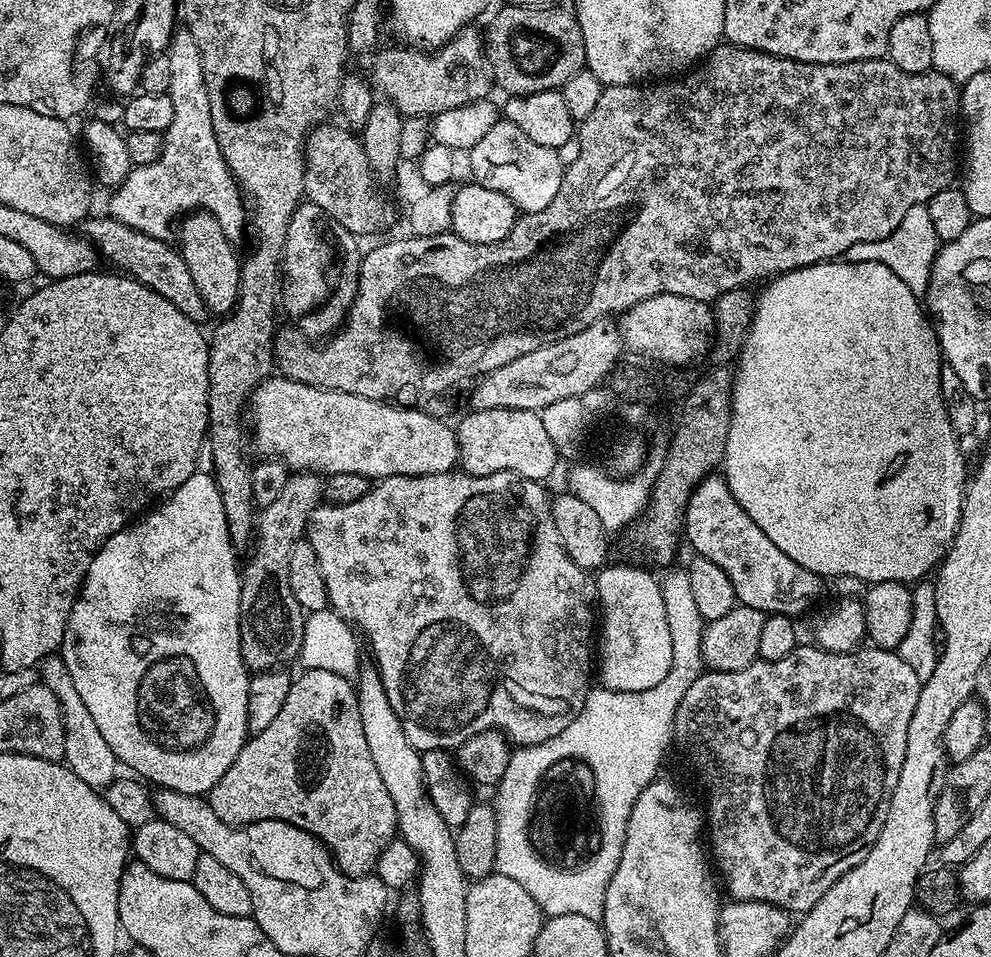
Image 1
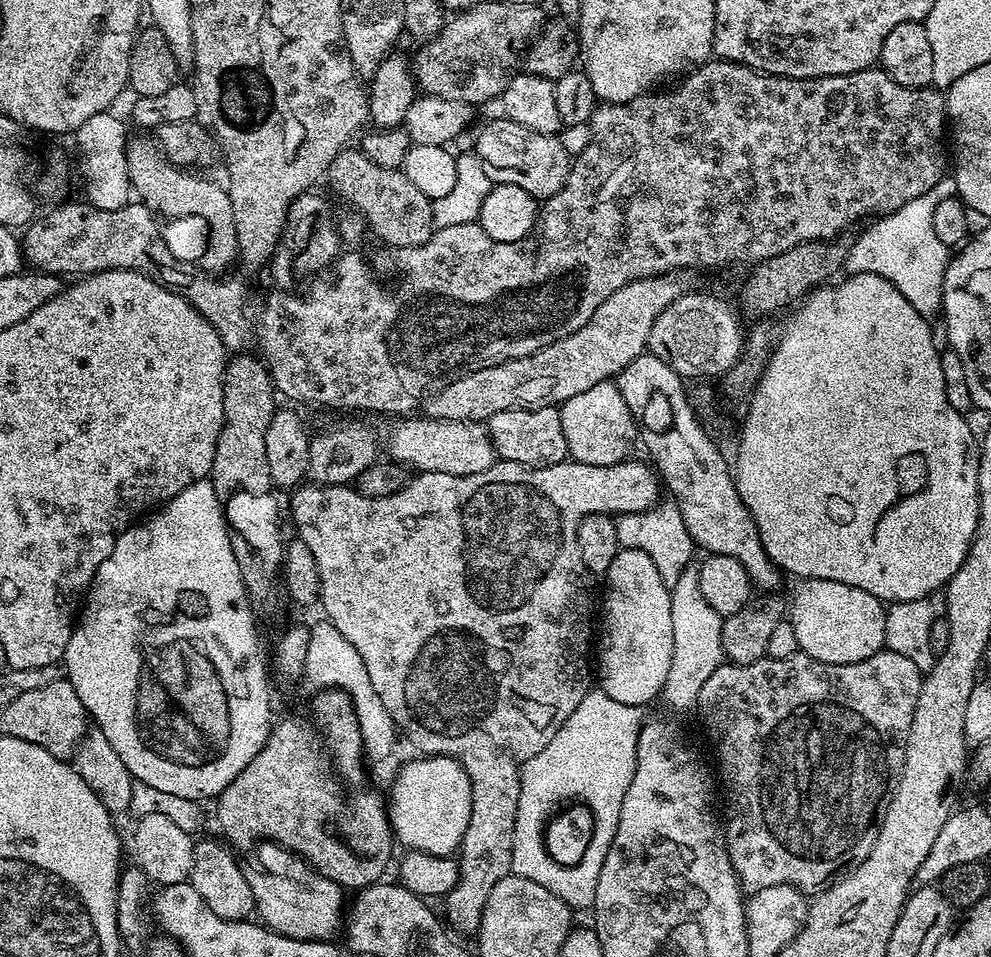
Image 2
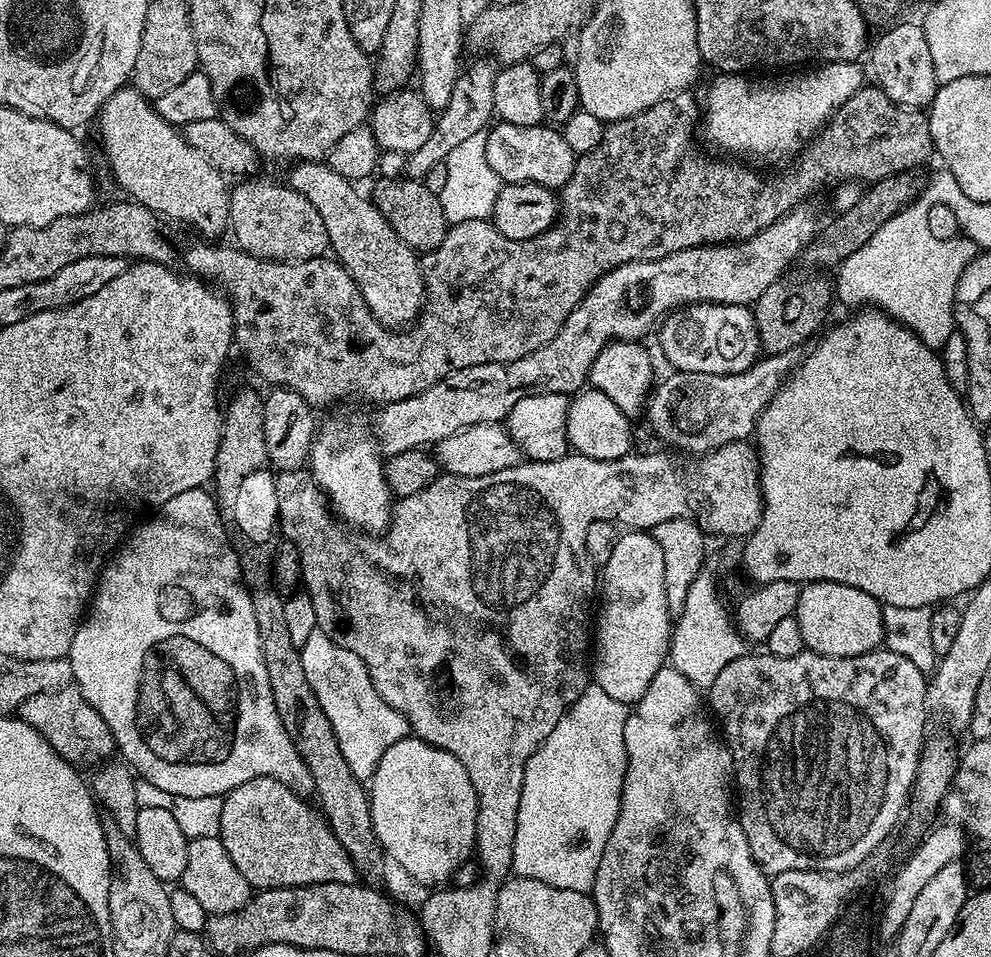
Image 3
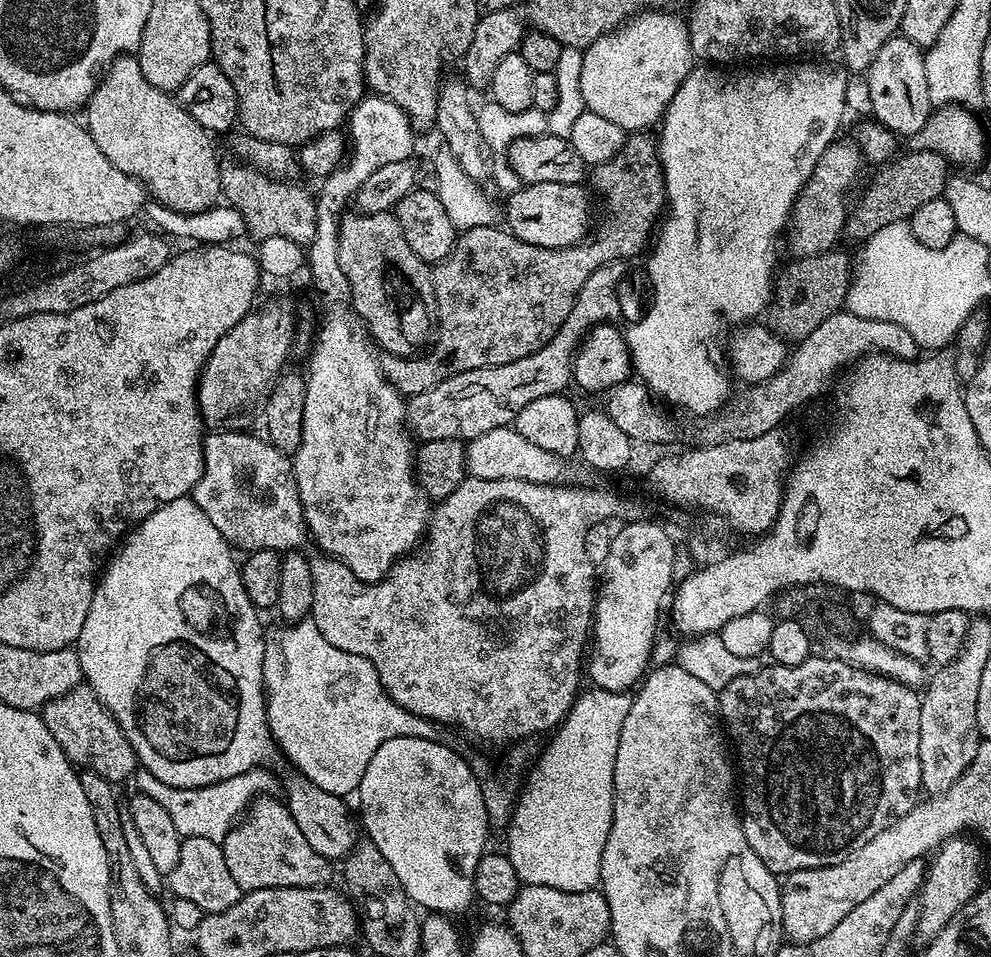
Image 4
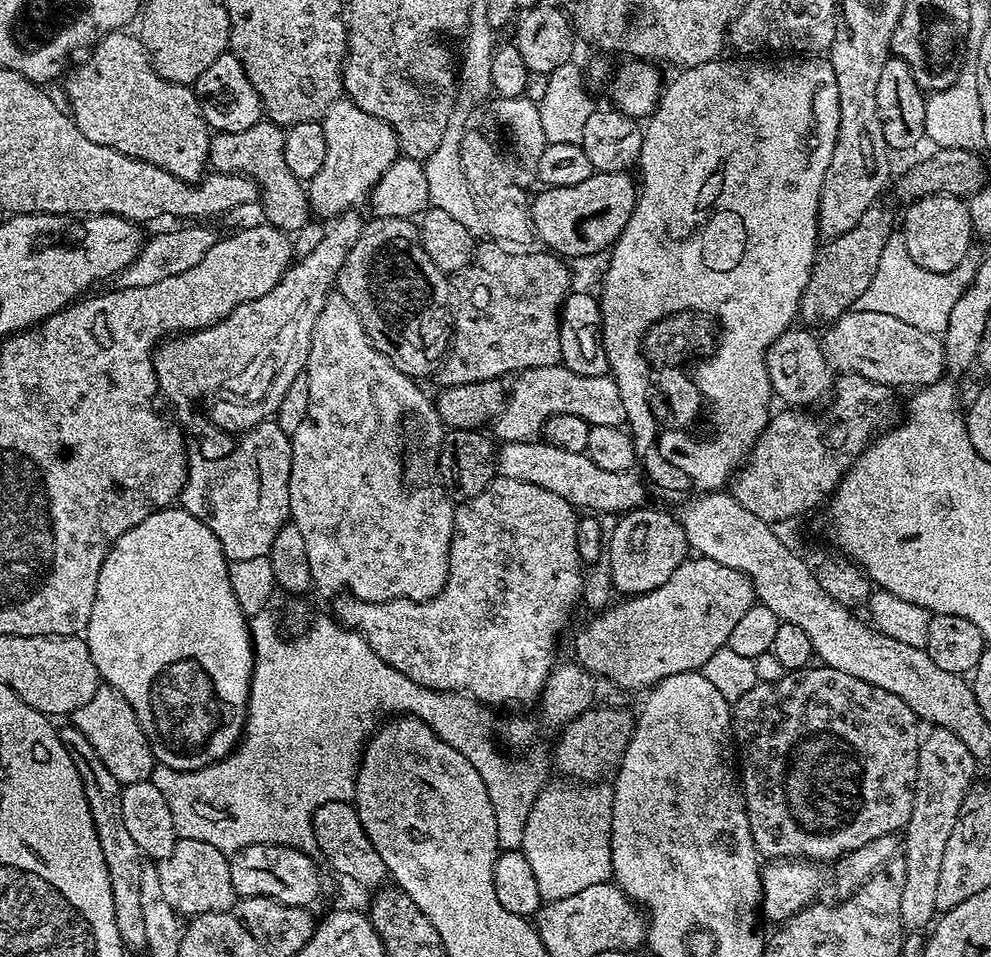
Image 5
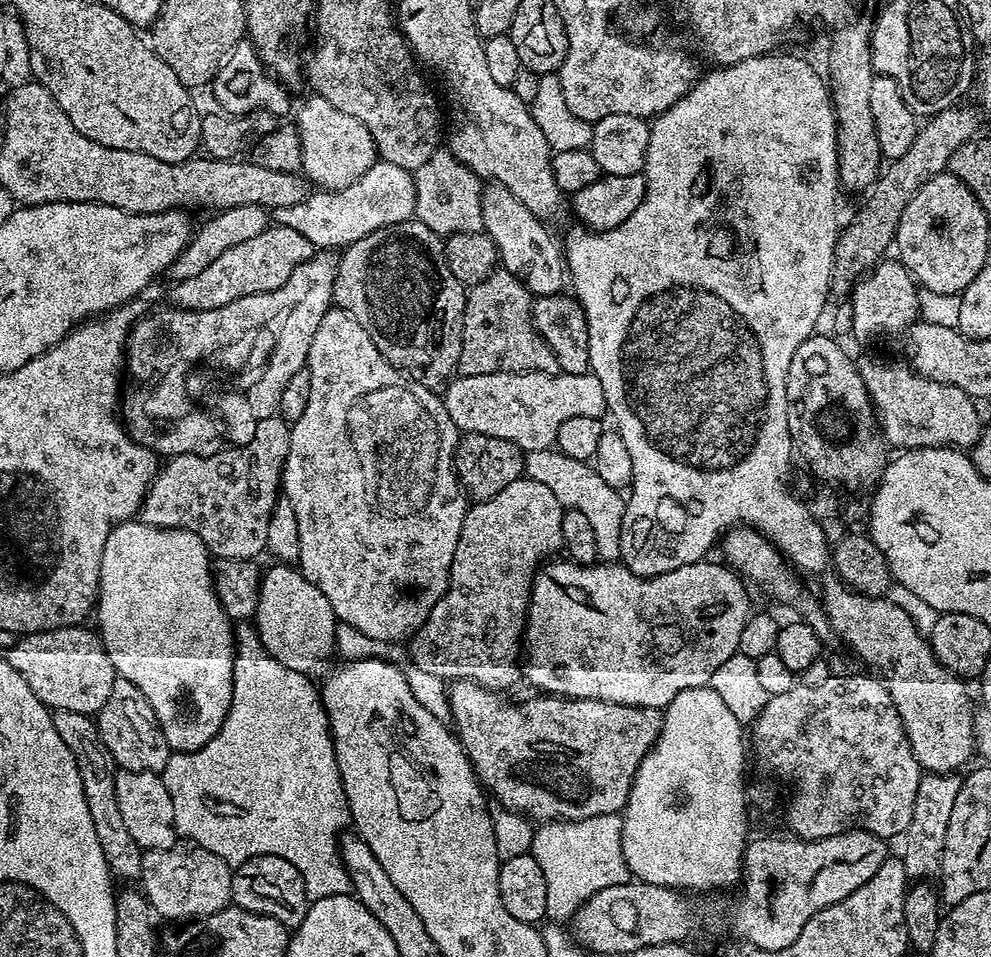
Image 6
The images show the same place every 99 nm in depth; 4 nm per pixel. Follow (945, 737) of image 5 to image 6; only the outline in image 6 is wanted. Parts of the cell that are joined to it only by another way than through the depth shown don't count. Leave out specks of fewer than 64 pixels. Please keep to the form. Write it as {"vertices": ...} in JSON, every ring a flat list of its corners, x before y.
{"vertices":[[956,774,921,775,918,798,914,798,914,814,907,832,902,836,904,869,913,881,931,881,940,871,942,850,946,846,946,830,950,826,950,814,954,811,954,798,958,798,960,781,961,777]]}

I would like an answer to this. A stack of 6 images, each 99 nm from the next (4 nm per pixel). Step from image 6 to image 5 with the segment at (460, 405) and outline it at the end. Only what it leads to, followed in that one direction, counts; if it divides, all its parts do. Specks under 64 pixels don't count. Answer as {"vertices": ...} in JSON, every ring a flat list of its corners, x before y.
{"vertices":[[563,363,541,368,527,368,519,373,516,380,506,392,504,408,494,421,495,439,500,442,526,442,537,439,543,433,544,424,554,414,574,414,582,418,590,426,621,426,626,421,626,406,622,406,622,394,618,394,618,386,611,375,587,376,574,374,574,370,564,367]]}

